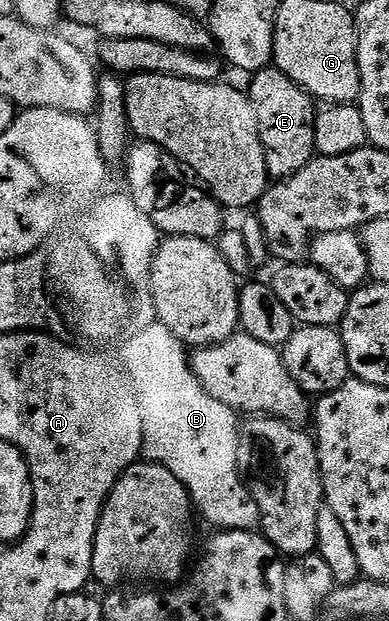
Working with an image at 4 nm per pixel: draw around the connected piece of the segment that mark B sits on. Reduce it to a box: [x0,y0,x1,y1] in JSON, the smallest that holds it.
[123,322,261,532]

